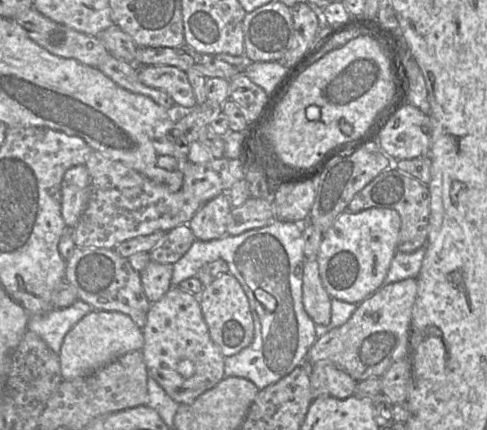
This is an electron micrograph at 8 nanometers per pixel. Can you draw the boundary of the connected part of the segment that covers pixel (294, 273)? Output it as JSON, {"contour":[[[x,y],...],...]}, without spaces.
{"contour":[[[275,218],[265,227],[251,229],[237,236],[225,235],[210,241],[195,240],[184,256],[173,264],[172,287],[195,277],[204,265],[218,259],[227,263],[228,272],[241,284],[248,298],[254,322],[254,337],[251,344],[237,354],[225,358],[225,377],[245,378],[262,390],[302,365],[317,340],[315,323],[306,313],[302,302],[302,277],[306,260],[303,225]]]}

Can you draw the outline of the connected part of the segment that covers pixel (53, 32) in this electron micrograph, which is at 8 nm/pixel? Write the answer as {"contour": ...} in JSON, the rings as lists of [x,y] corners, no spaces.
{"contour":[[[33,7],[14,19],[29,38],[51,54],[72,58],[81,64],[97,67],[108,51],[96,36],[87,35],[57,23]]]}

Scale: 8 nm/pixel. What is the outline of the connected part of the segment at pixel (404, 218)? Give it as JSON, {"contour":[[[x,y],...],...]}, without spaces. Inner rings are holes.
{"contour":[[[391,166],[356,194],[346,211],[358,213],[369,208],[390,208],[400,215],[401,227],[397,251],[412,253],[420,247],[426,247],[430,219],[430,193],[426,184]]]}

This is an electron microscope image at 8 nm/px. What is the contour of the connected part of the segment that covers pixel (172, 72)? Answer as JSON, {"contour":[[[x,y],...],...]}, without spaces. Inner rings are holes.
{"contour":[[[140,66],[140,82],[148,87],[165,91],[178,107],[193,109],[196,100],[186,72],[172,66]]]}

